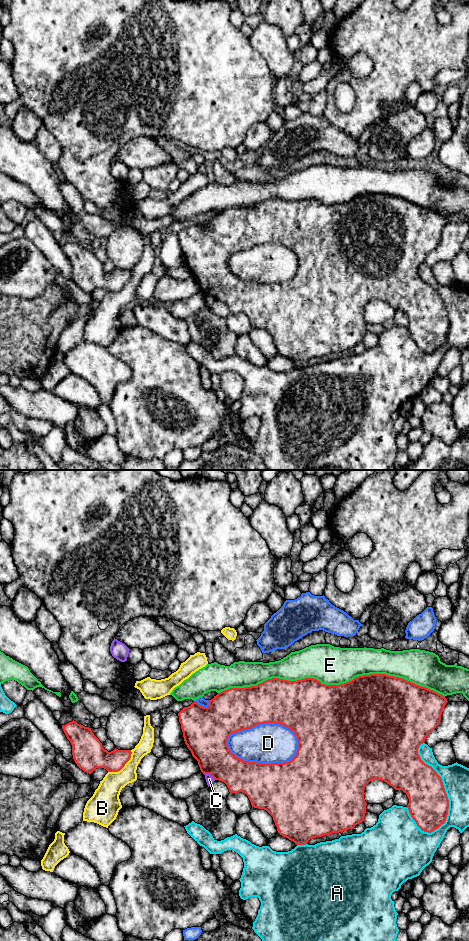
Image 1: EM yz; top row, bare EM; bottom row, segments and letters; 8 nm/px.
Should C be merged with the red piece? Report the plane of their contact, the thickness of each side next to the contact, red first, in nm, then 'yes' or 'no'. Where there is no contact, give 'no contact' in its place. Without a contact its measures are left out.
contact in yz; calibres 300 and 60 nm; no

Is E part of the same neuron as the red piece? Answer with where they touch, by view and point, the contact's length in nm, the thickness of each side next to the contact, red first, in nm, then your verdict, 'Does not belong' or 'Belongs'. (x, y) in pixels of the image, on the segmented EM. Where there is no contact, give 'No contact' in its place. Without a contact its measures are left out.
Touches red at yz (331, 685). Shared border 1800 nm. Thickness 500 nm (red) against 320 nm. Does not belong

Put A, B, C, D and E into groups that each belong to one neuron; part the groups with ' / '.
A / B / C / D / E

